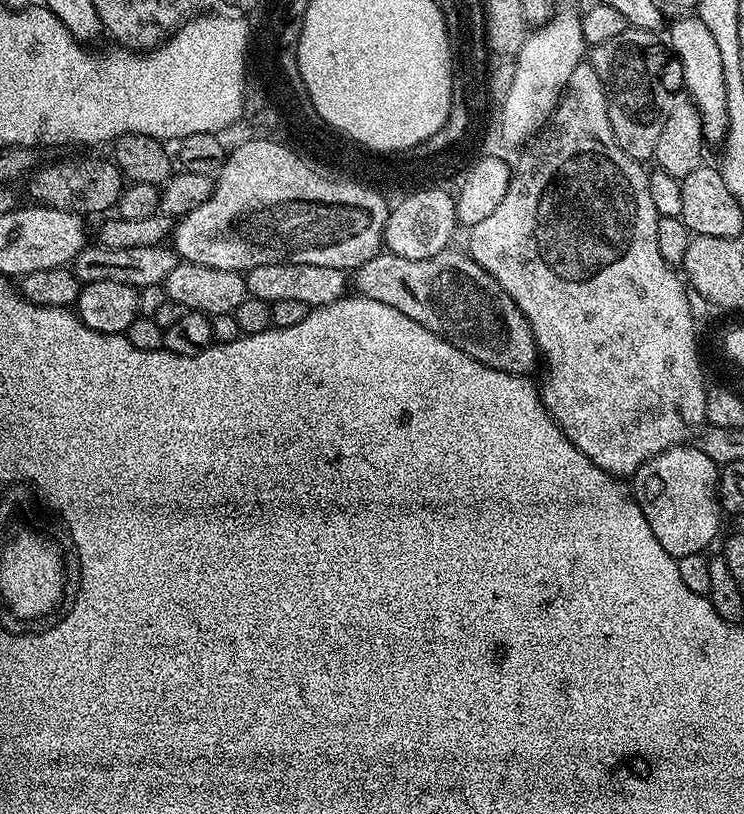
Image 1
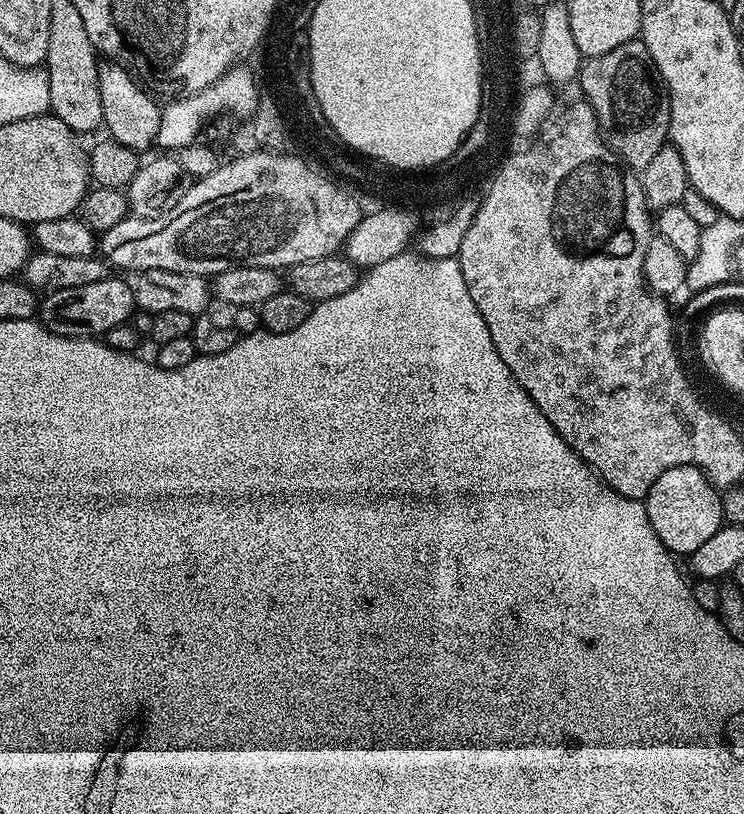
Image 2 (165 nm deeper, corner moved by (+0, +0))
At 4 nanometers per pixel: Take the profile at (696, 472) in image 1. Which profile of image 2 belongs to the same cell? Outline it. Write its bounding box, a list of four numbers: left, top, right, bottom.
[644,466,724,554]

